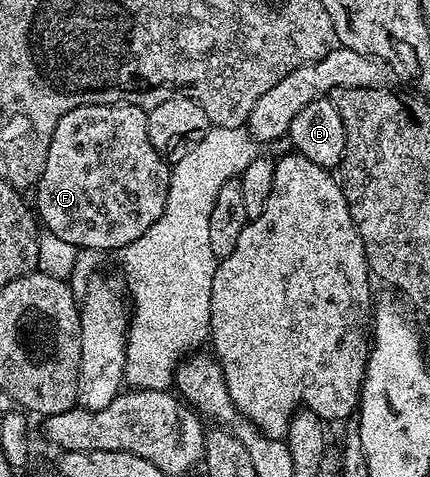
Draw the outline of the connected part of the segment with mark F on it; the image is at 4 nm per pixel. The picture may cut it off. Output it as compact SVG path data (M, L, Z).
M80 106L67 112L55 124L51 148L47 148L47 168L43 168L43 176L35 187L35 214L40 225L81 252L120 252L139 240L163 216L171 169L170 163L151 144L148 123L148 113L139 106Z

